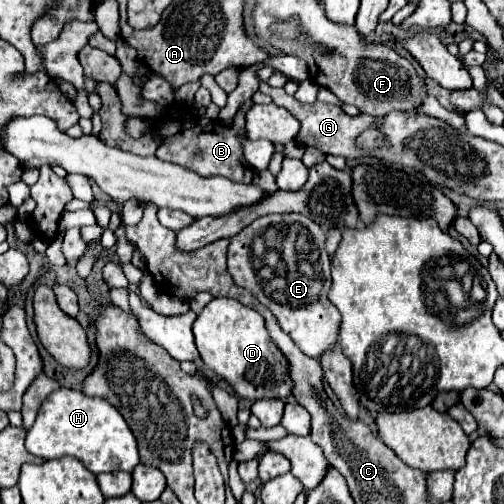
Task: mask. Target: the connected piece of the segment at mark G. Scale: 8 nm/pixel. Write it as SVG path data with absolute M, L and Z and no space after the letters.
M266 81L260 83L260 91L266 93L266 95L270 95L276 105L282 105L282 107L290 109L292 115L302 123L300 133L298 133L298 139L296 139L300 145L304 145L304 147L310 145L310 147L316 147L318 151L322 151L324 155L332 153L332 155L340 155L340 157L344 157L344 159L360 159L360 157L368 155L368 151L356 149L354 141L356 141L356 137L358 137L362 131L366 131L366 129L374 123L374 117L370 117L370 115L350 117L350 115L346 115L340 107L336 107L336 105L326 105L326 103L320 103L320 101L316 101L316 103L312 103L312 105L300 103L300 101L296 101L294 97L286 95L284 89L276 89L276 87L268 85Z

